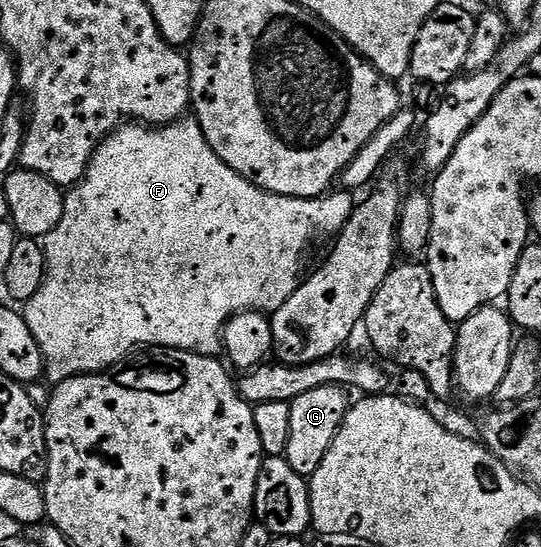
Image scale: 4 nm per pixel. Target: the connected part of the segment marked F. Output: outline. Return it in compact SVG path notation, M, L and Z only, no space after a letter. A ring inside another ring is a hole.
M184 117L162 125L124 125L117 128L105 136L93 153L82 181L64 194L61 221L57 221L57 229L50 231L41 240L43 256L47 262L47 276L43 278L41 289L37 289L37 293L33 293L33 297L21 307L23 320L29 325L29 333L33 333L33 341L37 341L43 354L46 382L58 385L78 375L106 371L122 363L140 347L176 348L179 351L195 351L199 355L218 356L223 345L223 327L232 315L240 311L273 313L285 305L289 297L293 297L304 274L303 254L310 249L311 242L318 235L331 237L343 230L357 206L356 200L351 199L354 199L352 192L346 189L335 189L316 199L293 198L262 191L229 169L229 165L225 165L225 161L213 153L209 141L205 141L201 125L194 117Z

